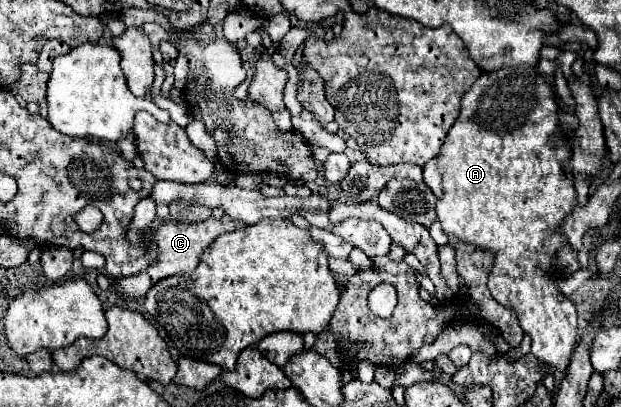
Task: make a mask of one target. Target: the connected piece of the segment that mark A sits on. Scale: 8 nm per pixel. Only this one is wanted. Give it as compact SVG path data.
M518 65L482 73L462 97L462 111L450 127L438 157L424 167L424 183L438 199L436 213L442 231L450 239L466 241L494 253L488 289L500 305L516 311L522 329L532 337L532 355L550 367L566 371L572 349L576 347L578 327L576 307L558 287L564 273L556 265L554 245L568 245L566 237L560 235L560 227L576 207L576 189L570 169L570 145L556 135L558 107L554 97L552 85L536 67Z

